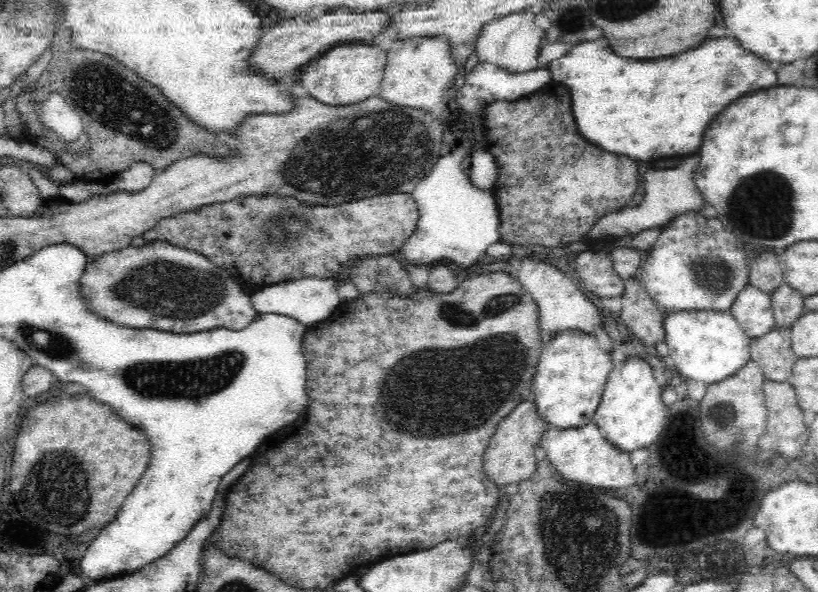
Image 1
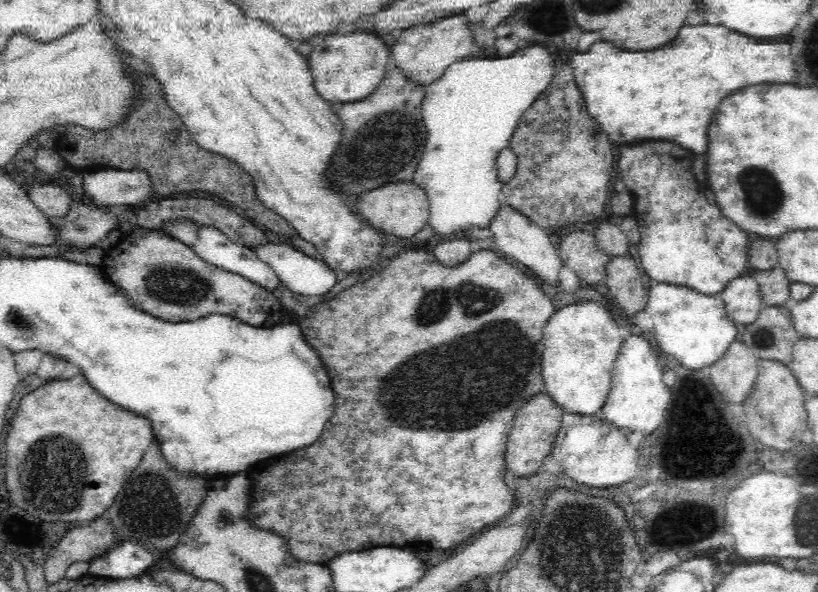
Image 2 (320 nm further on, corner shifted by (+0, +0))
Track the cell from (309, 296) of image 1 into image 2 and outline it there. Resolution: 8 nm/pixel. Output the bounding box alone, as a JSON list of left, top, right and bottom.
[249,242,336,296]

